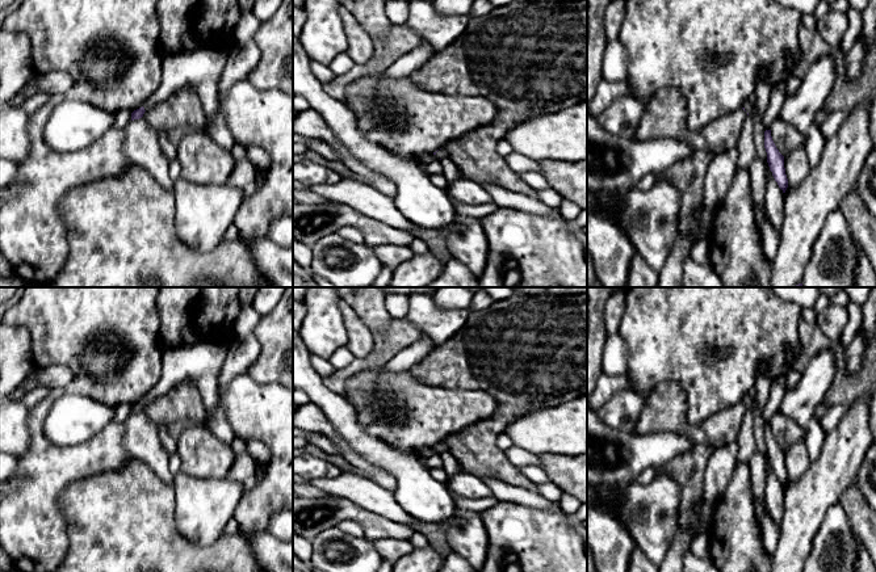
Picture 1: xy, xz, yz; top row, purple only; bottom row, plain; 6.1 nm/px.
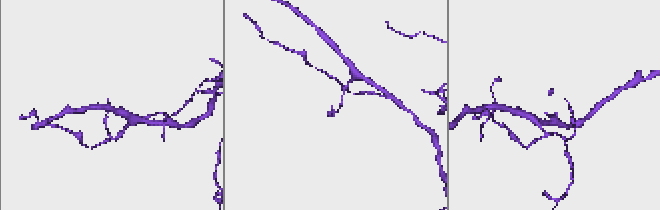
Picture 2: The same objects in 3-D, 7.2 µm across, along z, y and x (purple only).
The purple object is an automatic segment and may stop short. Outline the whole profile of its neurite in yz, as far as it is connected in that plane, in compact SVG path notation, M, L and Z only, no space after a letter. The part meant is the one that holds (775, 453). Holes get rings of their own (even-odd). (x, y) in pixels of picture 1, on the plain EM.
M771 424L764 425L764 442L767 446L767 457L770 464L772 466L772 470L777 476L779 481L783 484L783 487L785 487L788 481L788 472L784 462L784 450L776 442L771 430Z

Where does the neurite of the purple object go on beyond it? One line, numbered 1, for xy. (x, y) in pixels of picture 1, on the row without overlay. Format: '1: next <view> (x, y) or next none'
1: next none

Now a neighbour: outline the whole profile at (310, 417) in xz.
M309 403L296 407L293 409L293 425L302 430L324 436L339 449L340 455L343 455L353 467L364 471L369 479L381 487L394 491L397 485L395 478L382 468L376 470L372 463L352 450L317 404Z

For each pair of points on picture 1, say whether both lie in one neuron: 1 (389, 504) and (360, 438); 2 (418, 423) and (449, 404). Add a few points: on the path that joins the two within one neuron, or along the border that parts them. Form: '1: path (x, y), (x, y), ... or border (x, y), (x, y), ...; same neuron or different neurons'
1: border (392, 491), (395, 501), (410, 516); different neurons
2: path (426, 415), (441, 411); same neuron

